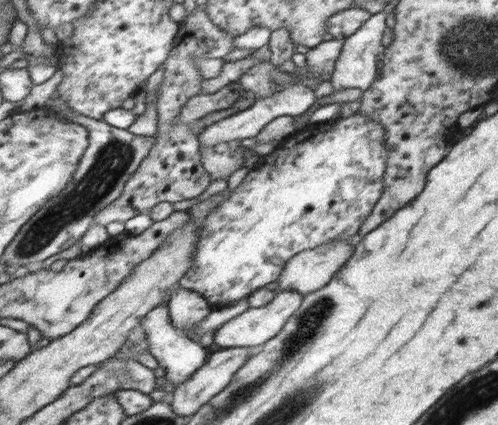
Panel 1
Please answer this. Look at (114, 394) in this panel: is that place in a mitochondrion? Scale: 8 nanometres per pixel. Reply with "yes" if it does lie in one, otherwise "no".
no

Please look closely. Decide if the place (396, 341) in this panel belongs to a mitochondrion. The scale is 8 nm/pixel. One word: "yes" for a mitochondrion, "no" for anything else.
no

